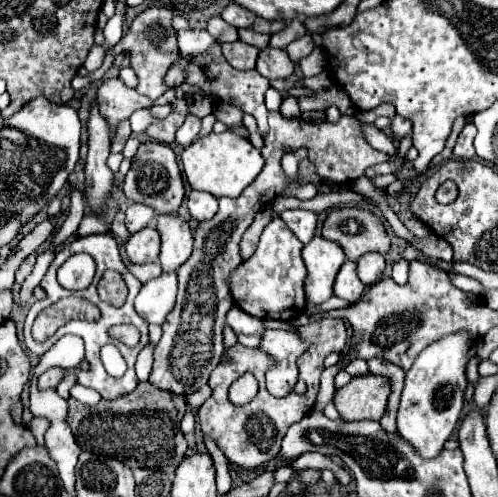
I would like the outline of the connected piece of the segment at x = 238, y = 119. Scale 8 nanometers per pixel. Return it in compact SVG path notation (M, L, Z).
M216 104L214 106L214 116L216 116L216 120L224 122L226 126L242 124L242 110L234 108L232 104Z

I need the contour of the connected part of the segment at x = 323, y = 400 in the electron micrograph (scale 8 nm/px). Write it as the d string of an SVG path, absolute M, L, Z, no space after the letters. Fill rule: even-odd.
M339 361L336 365L325 368L320 378L320 389L314 404L315 410L324 410L326 404L332 402L336 389L334 379L337 373L343 369L343 364Z

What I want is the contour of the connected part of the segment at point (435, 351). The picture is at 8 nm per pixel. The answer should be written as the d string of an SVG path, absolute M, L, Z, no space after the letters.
M454 332L442 338L442 342L426 346L426 350L414 360L414 366L406 372L398 408L398 434L408 440L420 456L434 458L450 438L460 418L464 390L468 386L466 364L474 354L476 340L470 338L470 332Z

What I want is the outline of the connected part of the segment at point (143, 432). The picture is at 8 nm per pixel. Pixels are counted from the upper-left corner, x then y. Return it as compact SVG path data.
M140 382L140 386L136 386L134 392L114 400L100 400L96 406L86 406L74 398L70 398L68 404L70 404L68 424L82 450L100 456L112 456L130 468L150 468L150 470L162 470L166 474L174 474L174 470L184 458L186 438L180 430L180 420L186 414L186 400L182 396L168 394L168 390L158 390L150 382Z

